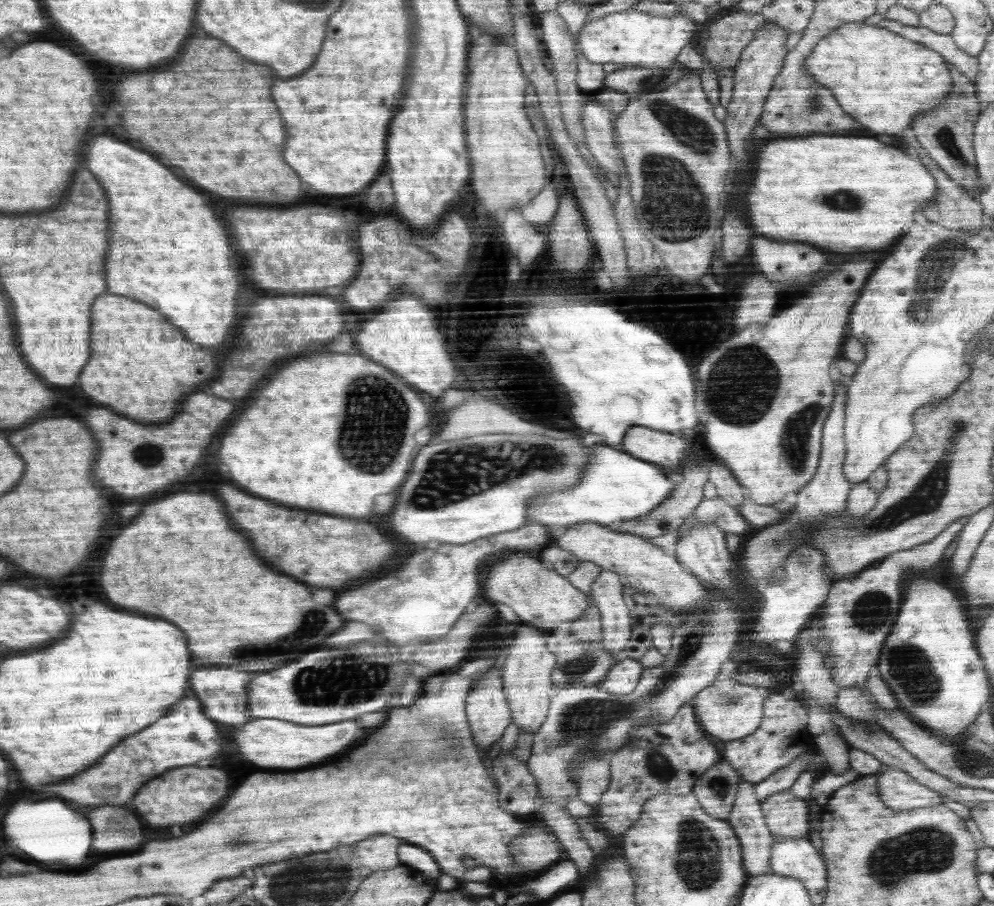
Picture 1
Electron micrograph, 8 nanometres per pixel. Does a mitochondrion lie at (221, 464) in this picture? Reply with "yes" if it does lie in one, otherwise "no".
no

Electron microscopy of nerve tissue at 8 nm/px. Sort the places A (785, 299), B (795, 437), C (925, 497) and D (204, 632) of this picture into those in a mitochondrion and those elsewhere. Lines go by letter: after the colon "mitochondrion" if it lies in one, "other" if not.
A: other
B: mitochondrion
C: mitochondrion
D: other

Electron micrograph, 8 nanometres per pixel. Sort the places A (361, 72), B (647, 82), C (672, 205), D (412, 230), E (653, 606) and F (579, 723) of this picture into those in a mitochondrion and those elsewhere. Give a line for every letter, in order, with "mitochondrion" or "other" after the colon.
A: other
B: mitochondrion
C: mitochondrion
D: other
E: other
F: mitochondrion

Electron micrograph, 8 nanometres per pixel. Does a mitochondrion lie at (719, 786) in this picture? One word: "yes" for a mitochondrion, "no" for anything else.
yes

